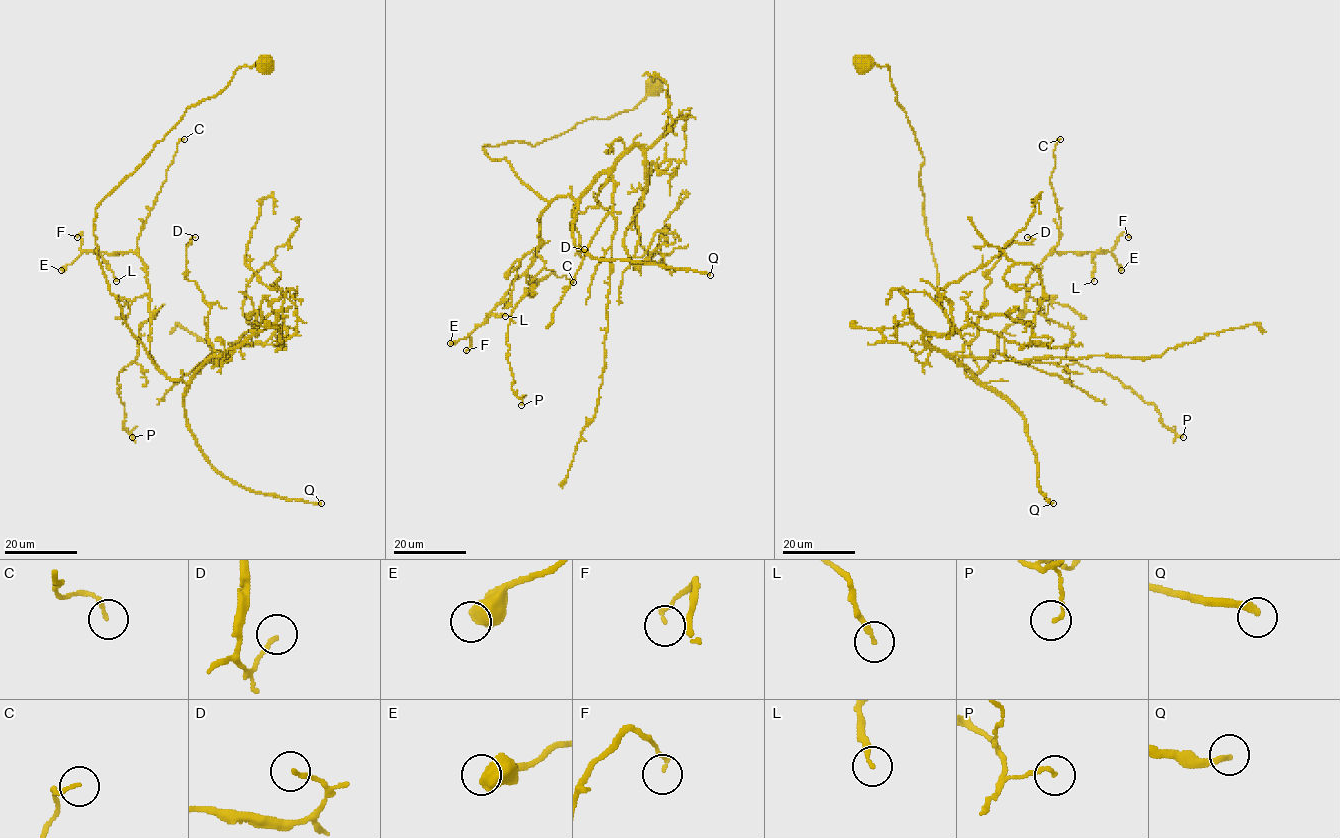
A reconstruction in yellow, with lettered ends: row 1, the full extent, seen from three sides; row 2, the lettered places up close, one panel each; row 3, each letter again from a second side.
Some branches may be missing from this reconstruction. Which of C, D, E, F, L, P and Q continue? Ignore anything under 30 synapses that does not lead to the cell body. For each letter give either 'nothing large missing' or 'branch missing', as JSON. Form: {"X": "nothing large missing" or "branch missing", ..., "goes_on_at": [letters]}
{"C": "nothing large missing", "D": "nothing large missing", "E": "nothing large missing", "F": "nothing large missing", "L": "nothing large missing", "P": "nothing large missing", "Q": "branch missing", "goes_on_at": ["Q"]}

